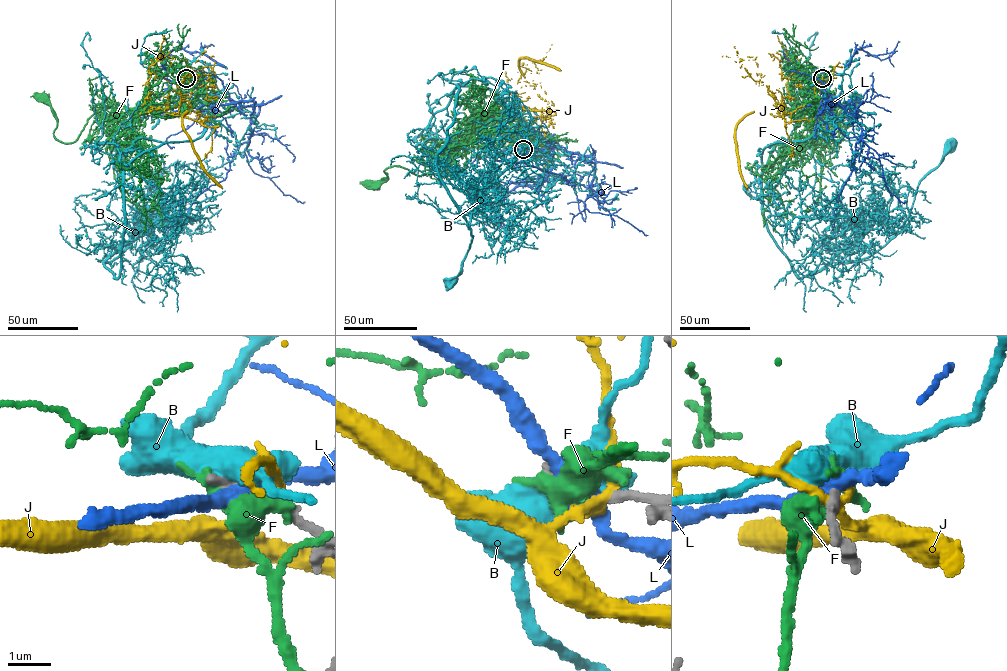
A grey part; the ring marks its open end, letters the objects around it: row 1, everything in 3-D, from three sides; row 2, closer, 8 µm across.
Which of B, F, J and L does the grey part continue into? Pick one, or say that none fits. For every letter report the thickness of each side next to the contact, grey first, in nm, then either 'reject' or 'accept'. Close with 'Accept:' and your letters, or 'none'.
B: calibres 240 and 550 nm; reject
F: calibres 260 and 480 nm; reject
J: calibres 190 and 240 nm; reject
L: calibres 260 and 340 nm; reject
Accept: none

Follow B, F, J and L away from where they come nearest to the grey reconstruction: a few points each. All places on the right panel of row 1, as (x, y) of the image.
B: (822, 78), (831, 75), (827, 119), (762, 152), (766, 227), (800, 278), (894, 236), (948, 145)
F: (822, 79), (811, 105), (792, 116), (799, 105), (842, 107), (847, 124), (838, 143), (856, 96)
J: (823, 79), (789, 79), (785, 123), (753, 111), (738, 123), (747, 188)
L: (823, 79), (822, 104), (843, 106), (850, 121), (881, 60), (856, 49), (844, 66)

